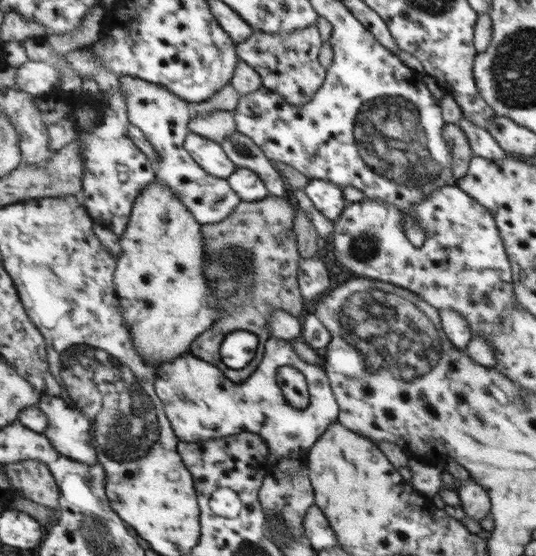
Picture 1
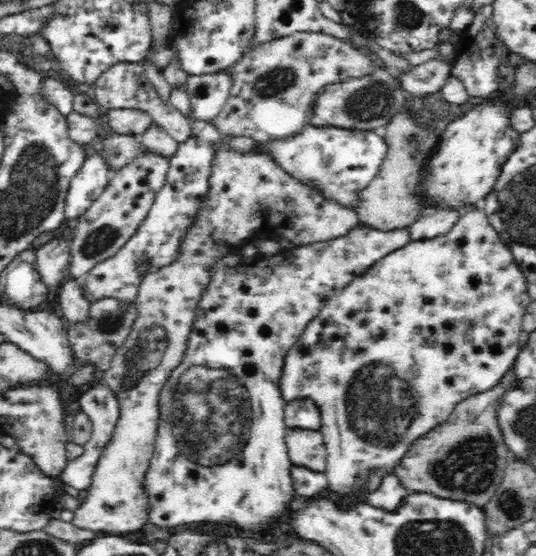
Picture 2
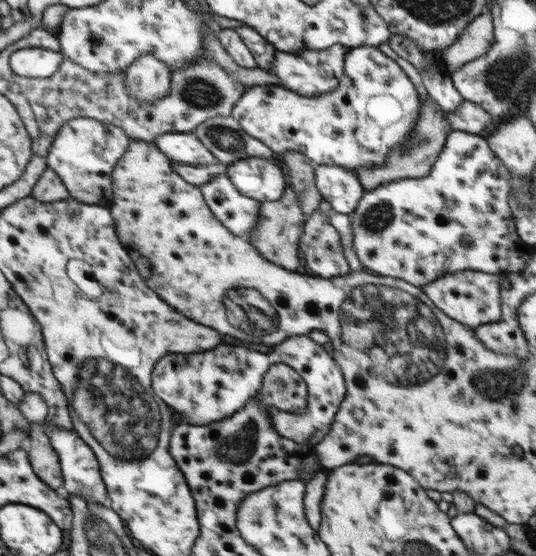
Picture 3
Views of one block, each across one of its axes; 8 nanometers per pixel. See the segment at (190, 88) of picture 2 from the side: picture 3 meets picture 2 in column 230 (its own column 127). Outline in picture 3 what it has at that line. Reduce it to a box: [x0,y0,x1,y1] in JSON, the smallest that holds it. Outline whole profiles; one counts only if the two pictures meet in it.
[126,53,172,103]

